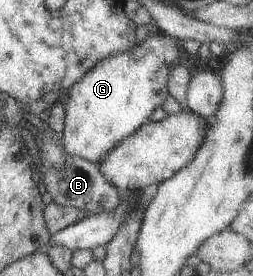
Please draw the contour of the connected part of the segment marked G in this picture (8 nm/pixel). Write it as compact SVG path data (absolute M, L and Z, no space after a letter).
M152 35L125 53L113 54L89 70L70 89L66 103L65 127L61 132L63 151L96 165L118 143L149 122L155 108L167 99L168 71L174 64L184 64L187 55L180 42L170 36Z

